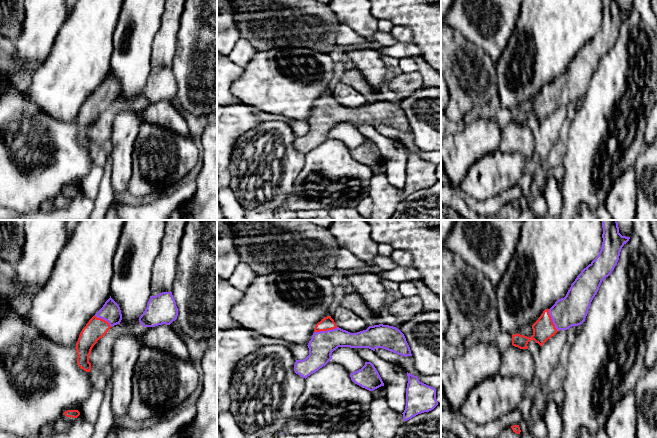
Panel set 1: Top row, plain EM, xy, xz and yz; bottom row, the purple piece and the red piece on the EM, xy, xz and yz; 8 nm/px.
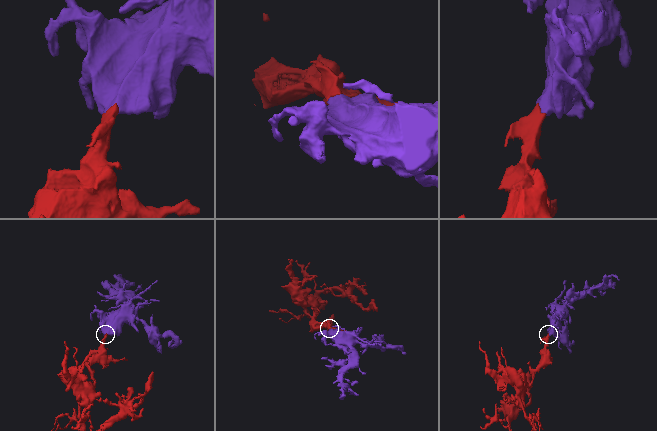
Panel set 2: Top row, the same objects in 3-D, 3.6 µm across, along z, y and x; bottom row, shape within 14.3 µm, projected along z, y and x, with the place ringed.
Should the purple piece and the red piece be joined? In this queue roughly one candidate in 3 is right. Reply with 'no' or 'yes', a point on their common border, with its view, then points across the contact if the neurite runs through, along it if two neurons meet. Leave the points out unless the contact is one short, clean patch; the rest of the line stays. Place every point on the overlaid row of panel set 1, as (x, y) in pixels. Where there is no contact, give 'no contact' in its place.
yes; contact xz (325, 331); way xz (322, 344), (325, 339), (325, 331), (327, 323)

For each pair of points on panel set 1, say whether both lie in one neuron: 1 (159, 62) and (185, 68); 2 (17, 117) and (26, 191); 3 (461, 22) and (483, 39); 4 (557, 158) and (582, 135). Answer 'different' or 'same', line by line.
1: different
2: same
3: same
4: different

